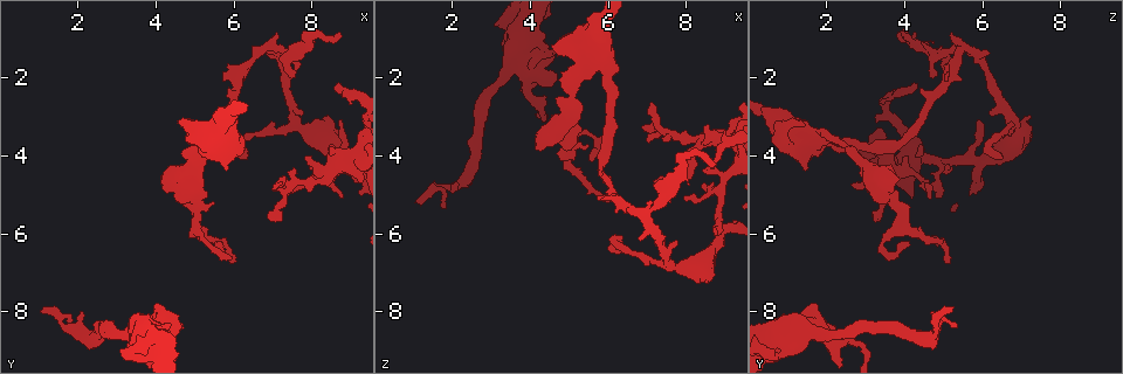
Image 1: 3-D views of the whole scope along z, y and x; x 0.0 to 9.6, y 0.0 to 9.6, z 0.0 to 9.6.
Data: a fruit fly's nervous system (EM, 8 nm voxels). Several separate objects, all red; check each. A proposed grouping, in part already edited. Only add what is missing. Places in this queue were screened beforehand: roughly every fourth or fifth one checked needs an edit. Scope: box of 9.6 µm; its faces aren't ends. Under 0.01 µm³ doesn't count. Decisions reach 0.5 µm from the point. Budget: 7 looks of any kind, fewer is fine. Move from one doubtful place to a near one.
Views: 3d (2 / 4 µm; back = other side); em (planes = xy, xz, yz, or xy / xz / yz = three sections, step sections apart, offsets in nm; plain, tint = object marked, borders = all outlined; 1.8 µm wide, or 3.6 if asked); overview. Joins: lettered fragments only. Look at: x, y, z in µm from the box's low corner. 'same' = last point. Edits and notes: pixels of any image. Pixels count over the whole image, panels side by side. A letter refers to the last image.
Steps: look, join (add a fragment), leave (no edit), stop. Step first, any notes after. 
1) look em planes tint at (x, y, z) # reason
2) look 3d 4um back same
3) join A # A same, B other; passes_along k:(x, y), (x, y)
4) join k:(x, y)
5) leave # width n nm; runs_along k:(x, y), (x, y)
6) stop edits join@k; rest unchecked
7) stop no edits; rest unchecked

look em xz step 4 borders at (1.05, 8.00, 5.25) # an open end

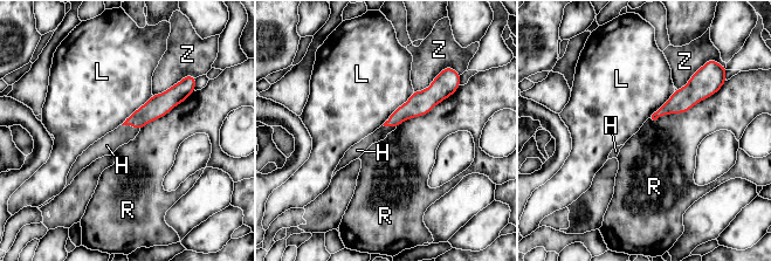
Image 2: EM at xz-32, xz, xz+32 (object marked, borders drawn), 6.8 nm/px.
join H # longest_contact R 500 nm; H same, L other, R other, Z other; the cell continues

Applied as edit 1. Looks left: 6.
look overview # redraw

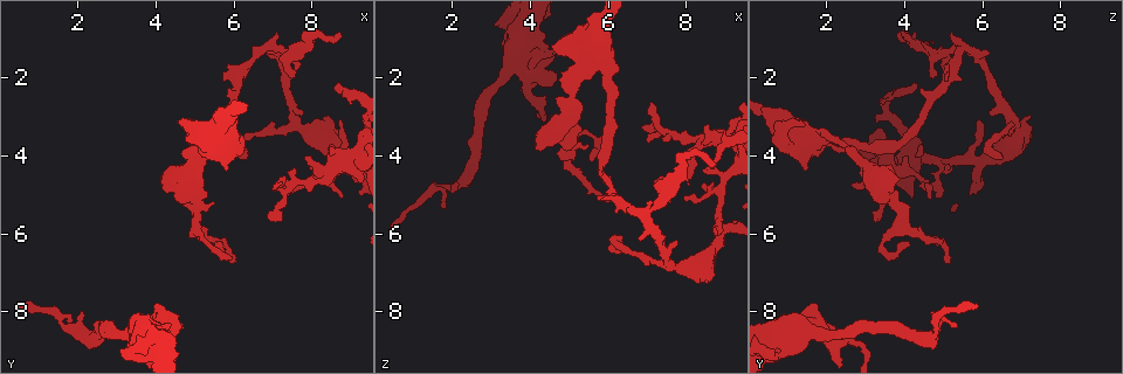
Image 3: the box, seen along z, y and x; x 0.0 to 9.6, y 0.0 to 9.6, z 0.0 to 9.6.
look em planes borders at (5.50, 5.15, 3.70) # thick end

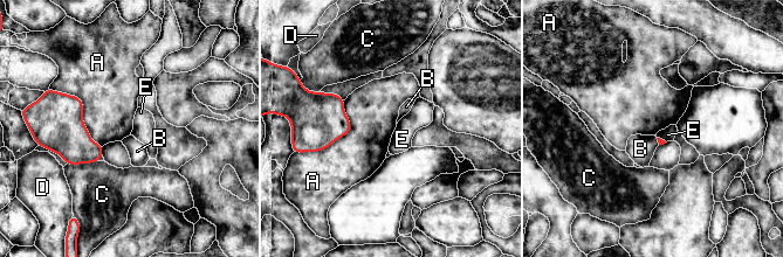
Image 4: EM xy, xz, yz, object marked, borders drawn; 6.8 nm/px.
leave # longest_contact A 500 nm; A other, B other, C other, D other, E other; border 4:(57, 90), (81, 99), (102, 146); no lettered fragment goes on from it

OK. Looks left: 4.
look em xy step 4 borders at (4.90, 3.20, 1.35) # calibre changes

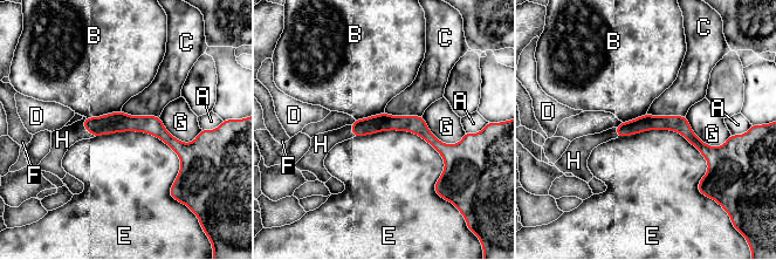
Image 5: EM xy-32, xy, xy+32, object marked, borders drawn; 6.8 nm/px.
join H # A other, B other, C other, D other, E other, F other, G other, H same; the cell continues

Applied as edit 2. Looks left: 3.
stop edits join@2, join@5; rest unchecked

